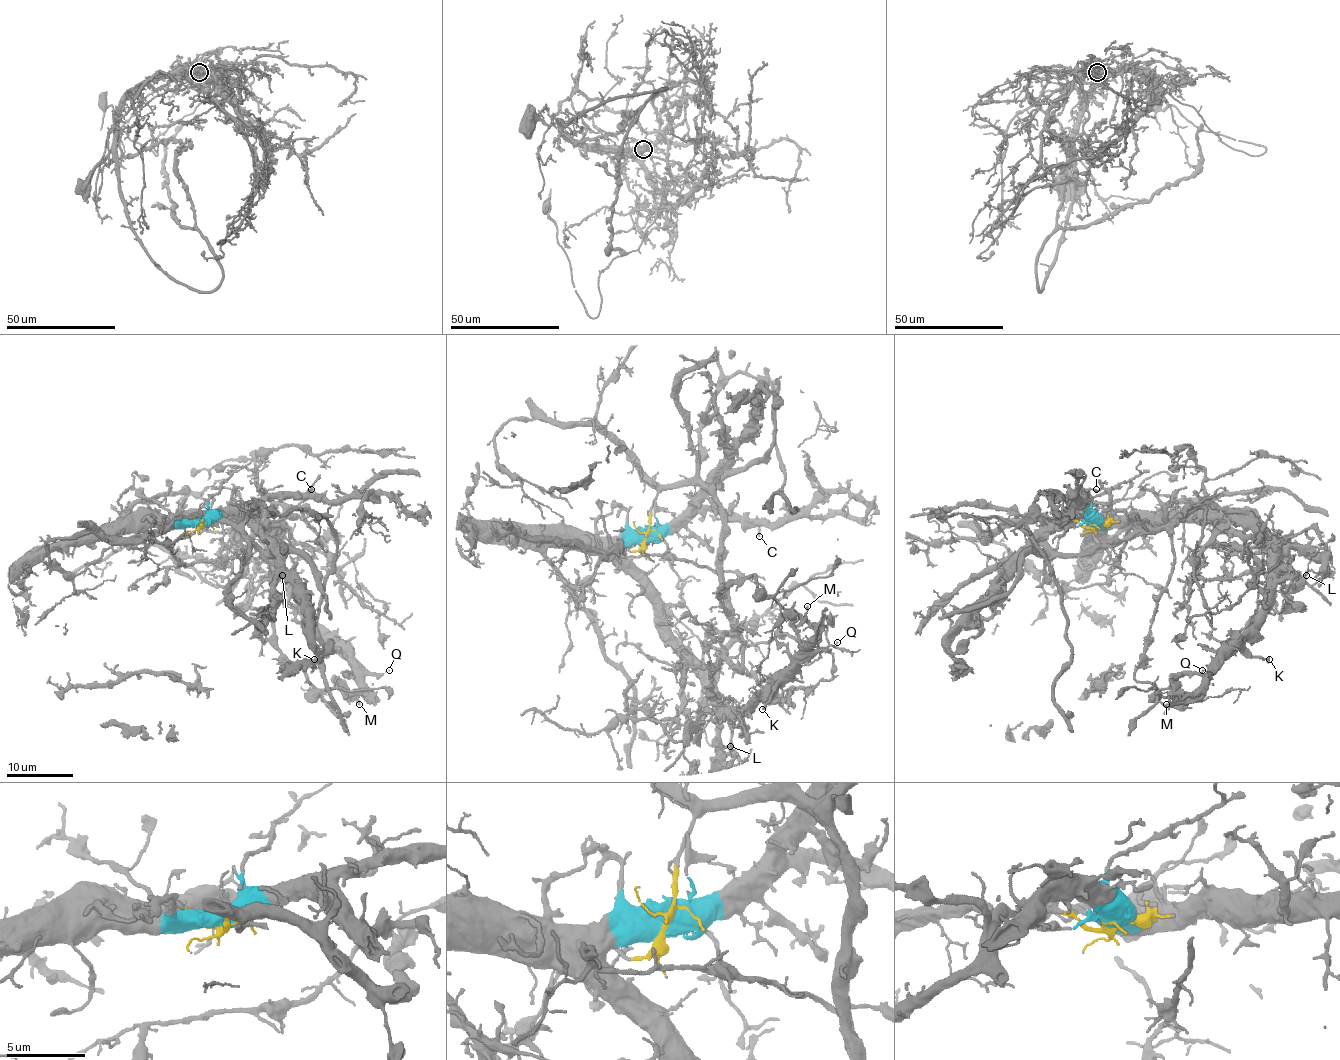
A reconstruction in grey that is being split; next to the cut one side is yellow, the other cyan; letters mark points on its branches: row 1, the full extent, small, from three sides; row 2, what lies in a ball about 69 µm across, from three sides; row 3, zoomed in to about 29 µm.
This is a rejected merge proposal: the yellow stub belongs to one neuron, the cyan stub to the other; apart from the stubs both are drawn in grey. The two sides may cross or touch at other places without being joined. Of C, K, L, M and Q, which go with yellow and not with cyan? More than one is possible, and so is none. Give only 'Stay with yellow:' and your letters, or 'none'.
Stay with yellow: none

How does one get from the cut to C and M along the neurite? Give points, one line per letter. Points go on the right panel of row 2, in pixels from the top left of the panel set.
C: (1096, 524), (1071, 499), (1087, 489), (1096, 489)
M: (1096, 524), (1129, 520), (1248, 522), (1264, 539), (1268, 547), (1268, 598), (1254, 626), (1193, 694), (1165, 704)

